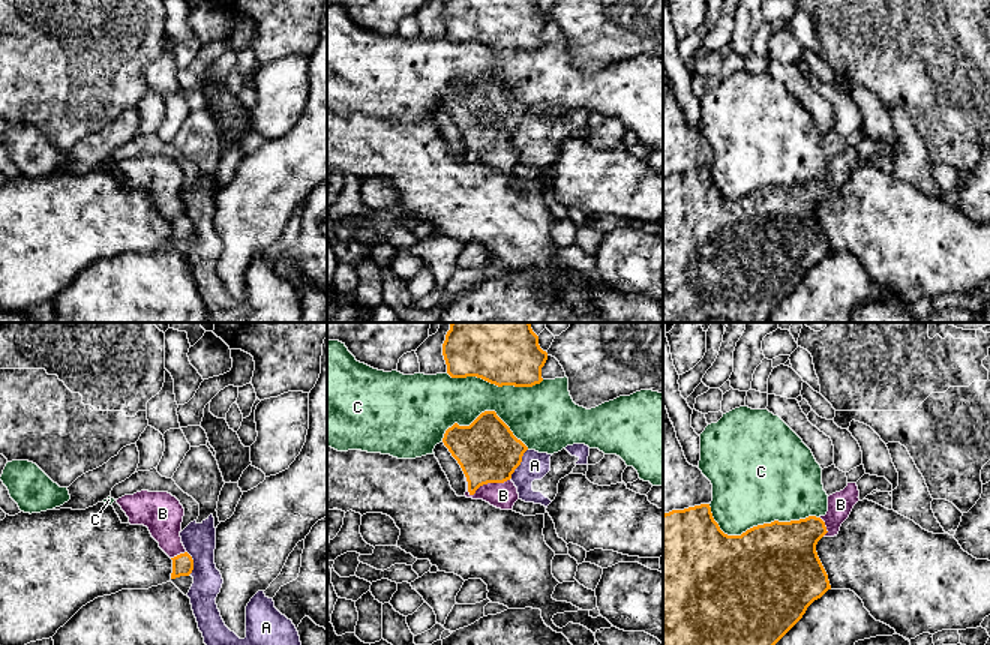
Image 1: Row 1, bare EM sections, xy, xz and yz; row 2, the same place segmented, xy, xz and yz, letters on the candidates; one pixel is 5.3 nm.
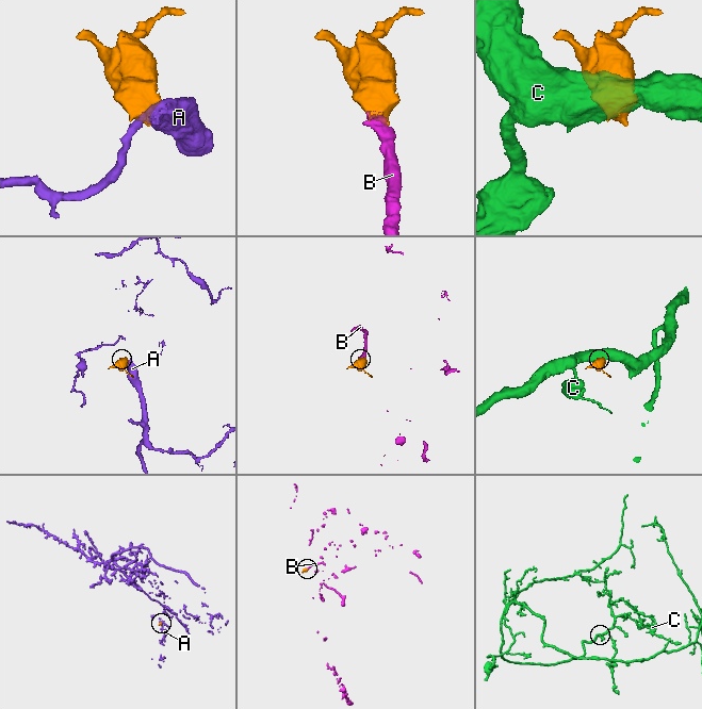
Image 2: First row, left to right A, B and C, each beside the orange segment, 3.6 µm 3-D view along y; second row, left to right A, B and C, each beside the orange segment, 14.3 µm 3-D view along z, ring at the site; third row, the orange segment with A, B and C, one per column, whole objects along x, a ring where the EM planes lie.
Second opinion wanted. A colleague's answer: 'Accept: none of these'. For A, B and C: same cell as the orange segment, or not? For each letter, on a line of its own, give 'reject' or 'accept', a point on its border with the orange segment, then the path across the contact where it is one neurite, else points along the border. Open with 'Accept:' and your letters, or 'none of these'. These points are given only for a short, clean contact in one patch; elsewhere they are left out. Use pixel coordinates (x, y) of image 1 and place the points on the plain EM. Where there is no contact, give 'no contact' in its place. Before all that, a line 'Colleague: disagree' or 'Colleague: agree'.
Colleague: disagree
Accept: B
A: reject | xz (519, 128)
B: accept | xz (488, 146) | across xz (488, 116), (488, 146), (503, 159)
C: reject | yz (758, 189)

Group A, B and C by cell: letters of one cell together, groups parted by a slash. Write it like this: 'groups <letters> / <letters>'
groups A / B / C

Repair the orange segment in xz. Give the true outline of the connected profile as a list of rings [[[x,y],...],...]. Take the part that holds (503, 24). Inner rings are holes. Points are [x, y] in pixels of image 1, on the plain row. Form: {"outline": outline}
{"outline": [[[446,0],[442,20],[452,42],[477,40],[498,51],[540,48],[548,24],[538,0]]]}

